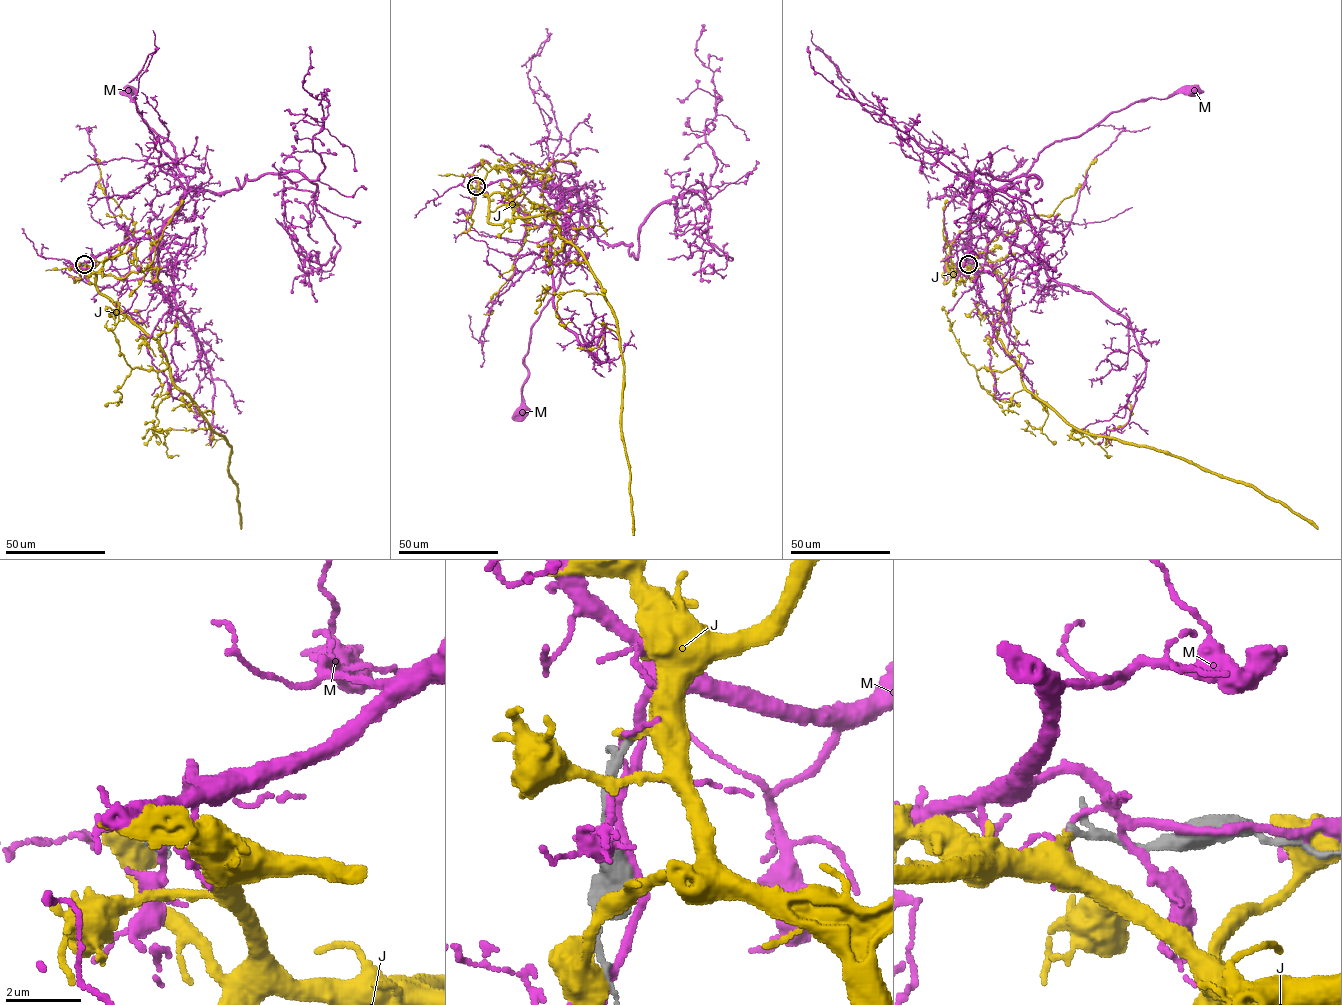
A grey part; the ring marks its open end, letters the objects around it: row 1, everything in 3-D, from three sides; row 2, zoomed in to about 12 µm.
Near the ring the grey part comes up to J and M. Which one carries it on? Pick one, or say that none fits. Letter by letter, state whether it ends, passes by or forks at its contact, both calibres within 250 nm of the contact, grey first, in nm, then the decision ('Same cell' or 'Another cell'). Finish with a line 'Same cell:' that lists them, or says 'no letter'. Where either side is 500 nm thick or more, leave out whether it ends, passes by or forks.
J: It ends there. Thickness 160 nm (grey) against 220 nm. Another cell
M: It passes by. Thickness 190 nm (grey) against 130 nm. Another cell
Same cell: no letter

